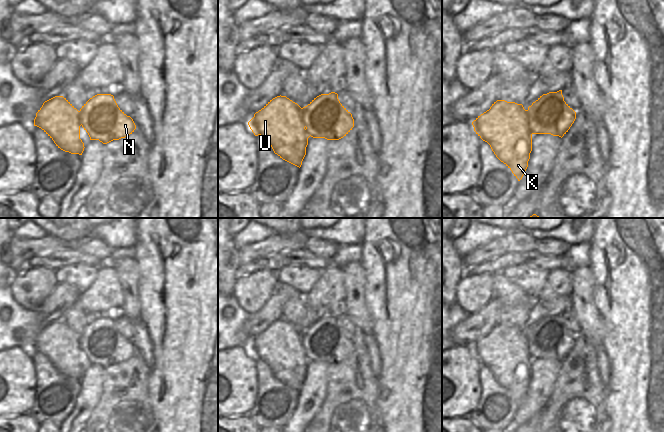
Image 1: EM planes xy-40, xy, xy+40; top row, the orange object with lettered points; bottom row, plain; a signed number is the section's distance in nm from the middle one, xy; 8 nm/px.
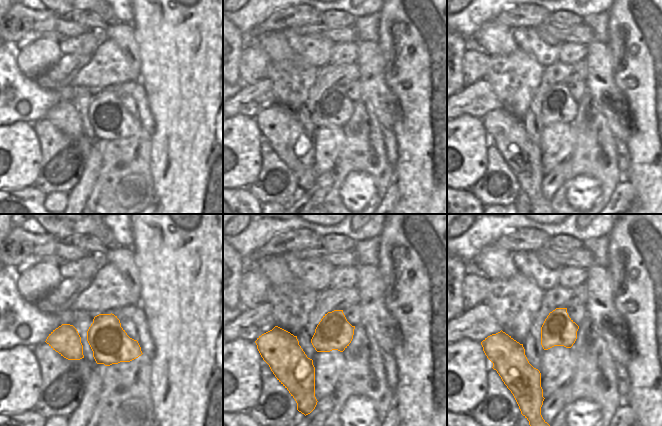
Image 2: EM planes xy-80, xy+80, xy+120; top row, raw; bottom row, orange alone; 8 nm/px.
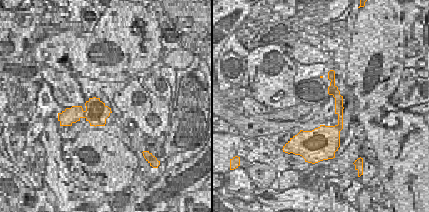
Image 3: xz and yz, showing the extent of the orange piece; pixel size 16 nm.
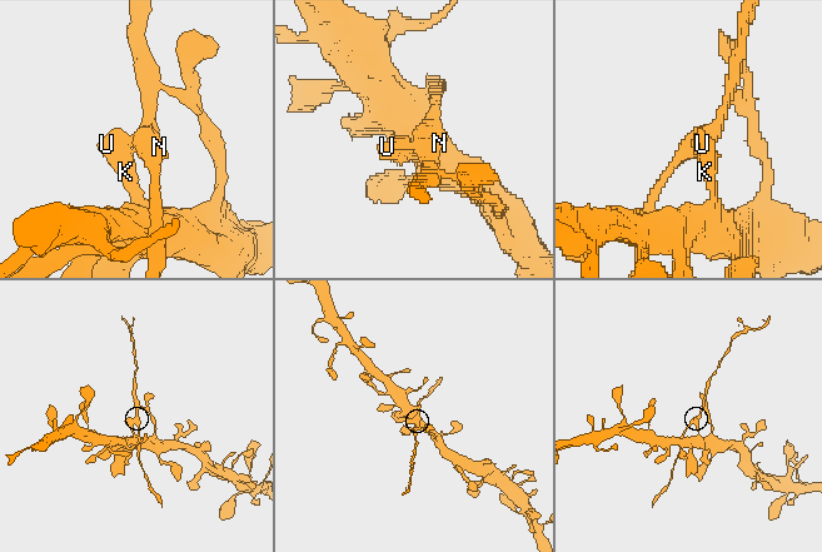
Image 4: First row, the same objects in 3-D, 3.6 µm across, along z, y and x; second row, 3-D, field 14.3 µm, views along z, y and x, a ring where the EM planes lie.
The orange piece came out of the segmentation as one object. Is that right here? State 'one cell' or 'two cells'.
two cells

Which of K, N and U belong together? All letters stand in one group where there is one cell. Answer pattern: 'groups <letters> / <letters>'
groups K U / N

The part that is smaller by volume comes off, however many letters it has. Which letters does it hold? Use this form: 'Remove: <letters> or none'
Remove: N

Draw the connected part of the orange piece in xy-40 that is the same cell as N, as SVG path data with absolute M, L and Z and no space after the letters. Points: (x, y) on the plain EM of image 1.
M97 318L80 333L80 345L90 364L107 368L132 358L136 349L117 329L111 318Z

